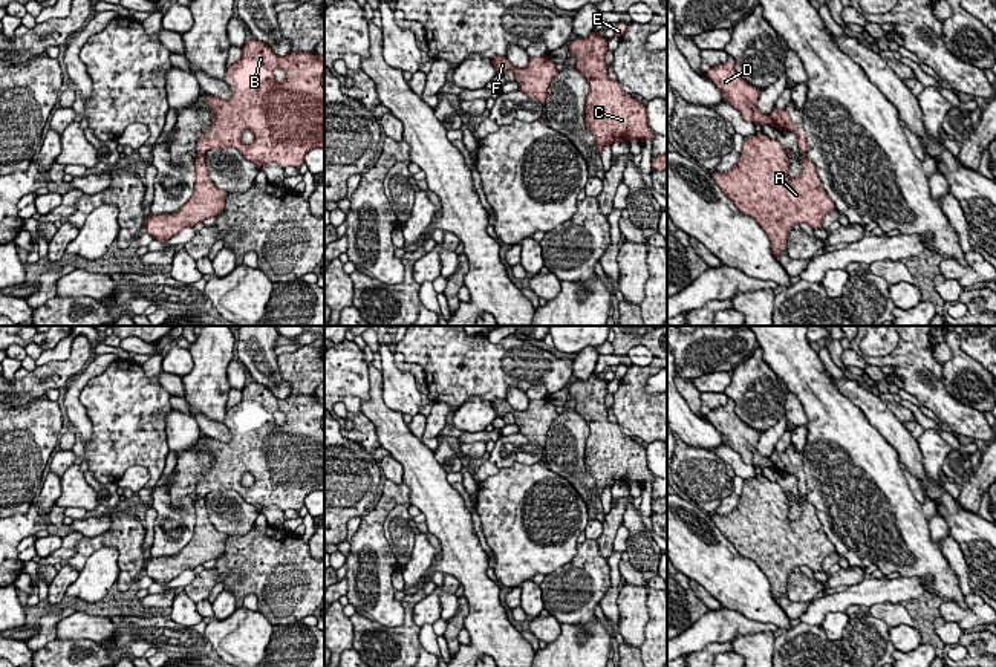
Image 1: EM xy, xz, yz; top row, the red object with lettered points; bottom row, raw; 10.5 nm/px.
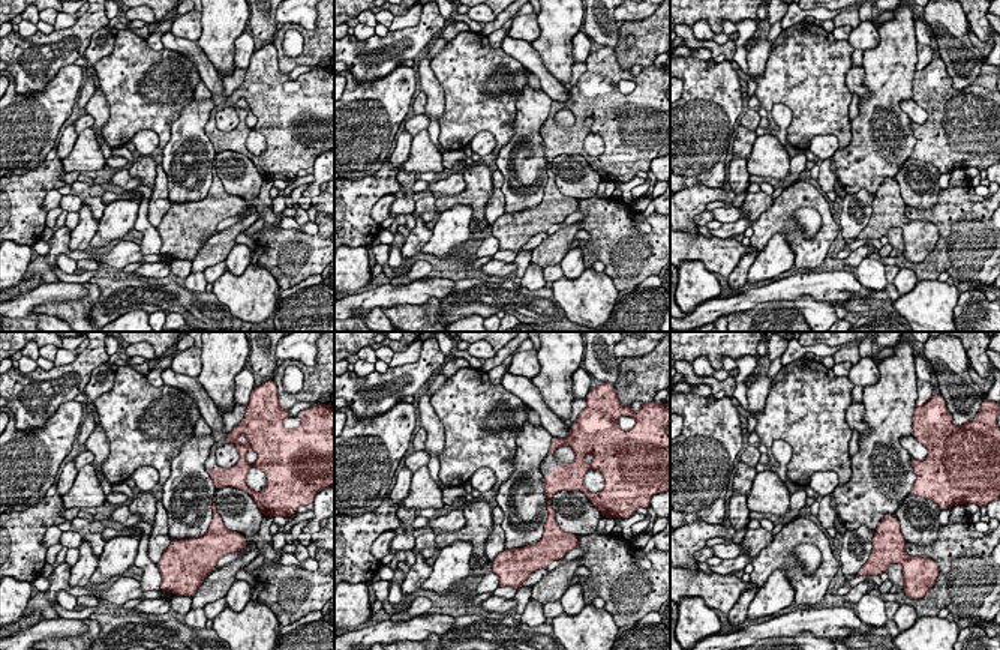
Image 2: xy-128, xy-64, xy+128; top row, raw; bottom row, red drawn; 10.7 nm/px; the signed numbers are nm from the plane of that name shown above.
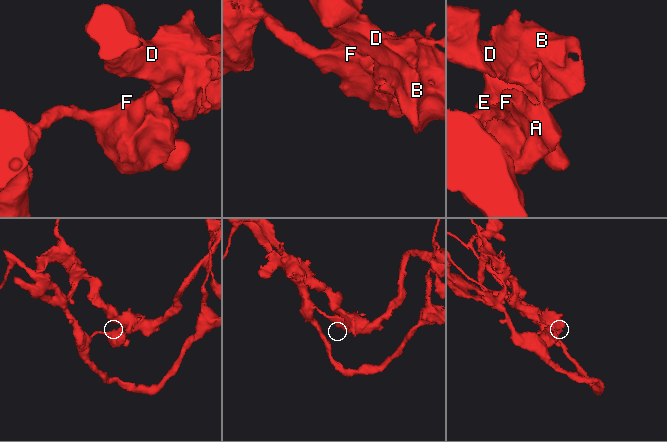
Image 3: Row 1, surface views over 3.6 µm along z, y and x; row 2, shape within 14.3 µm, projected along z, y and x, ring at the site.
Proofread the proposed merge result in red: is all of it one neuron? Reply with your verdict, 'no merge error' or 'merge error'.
merge error

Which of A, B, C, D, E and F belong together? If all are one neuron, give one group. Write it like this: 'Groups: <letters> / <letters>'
Groups: A F / B C D E

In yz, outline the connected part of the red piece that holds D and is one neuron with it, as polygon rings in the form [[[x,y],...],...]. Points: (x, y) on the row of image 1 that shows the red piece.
[[[728,57],[728,61],[724,64],[711,66],[705,75],[725,95],[728,102],[740,112],[744,121],[753,122],[754,125],[768,124],[782,132],[794,132],[797,135],[800,153],[806,153],[805,130],[796,129],[786,109],[780,110],[774,106],[770,115],[763,115],[757,110],[756,102],[762,90],[737,75],[733,57]]]

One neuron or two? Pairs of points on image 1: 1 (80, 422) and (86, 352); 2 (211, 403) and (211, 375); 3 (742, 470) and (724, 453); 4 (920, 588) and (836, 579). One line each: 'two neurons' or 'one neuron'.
1: two neurons
2: one neuron
3: one neuron
4: two neurons

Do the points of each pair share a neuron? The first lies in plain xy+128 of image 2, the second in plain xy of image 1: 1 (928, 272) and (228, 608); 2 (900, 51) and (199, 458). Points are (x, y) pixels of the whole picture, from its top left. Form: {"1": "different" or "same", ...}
{"1": "different", "2": "same"}

